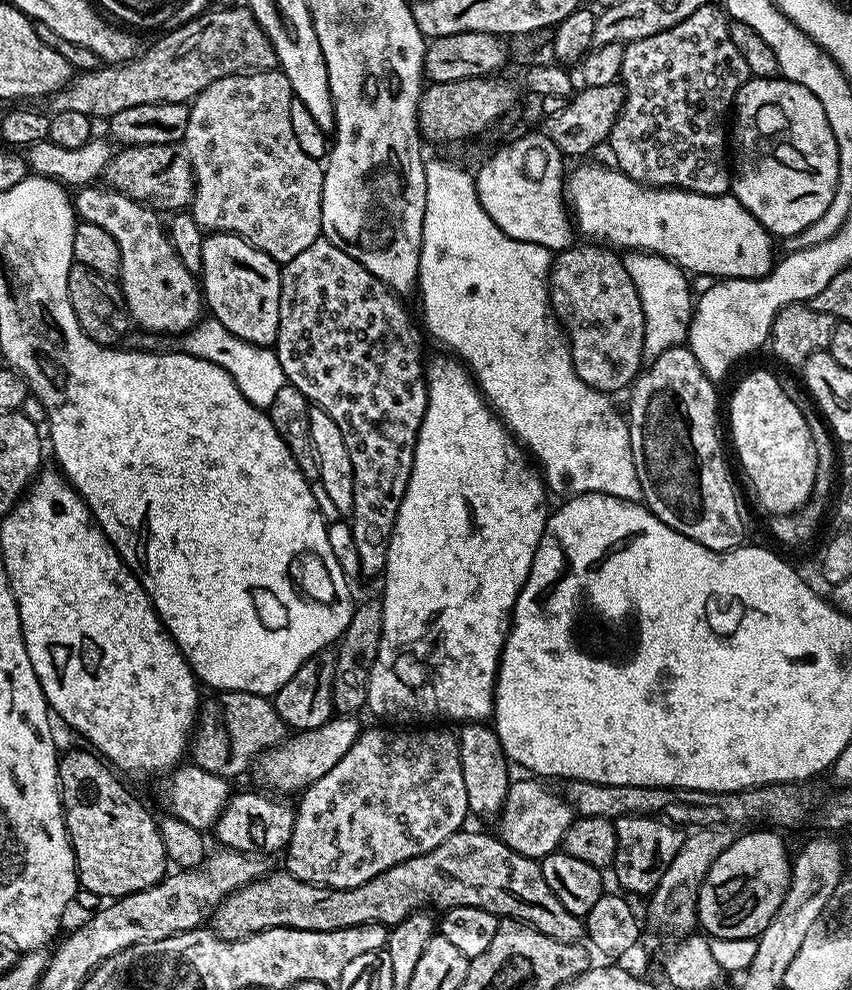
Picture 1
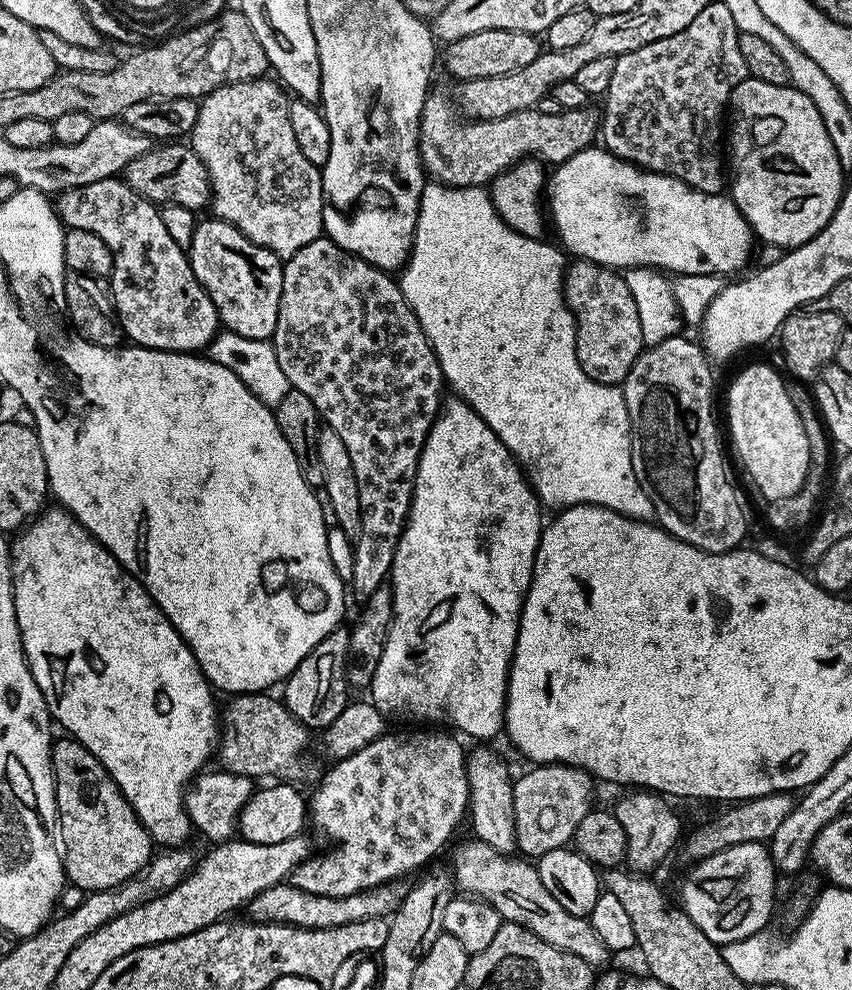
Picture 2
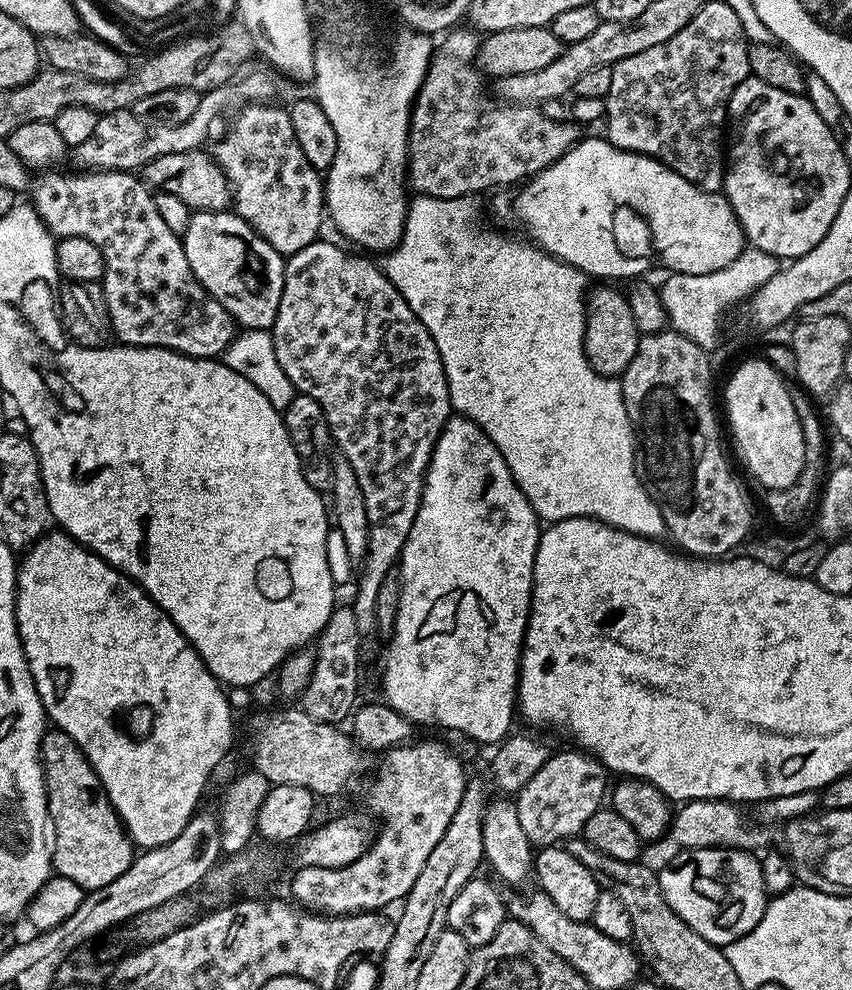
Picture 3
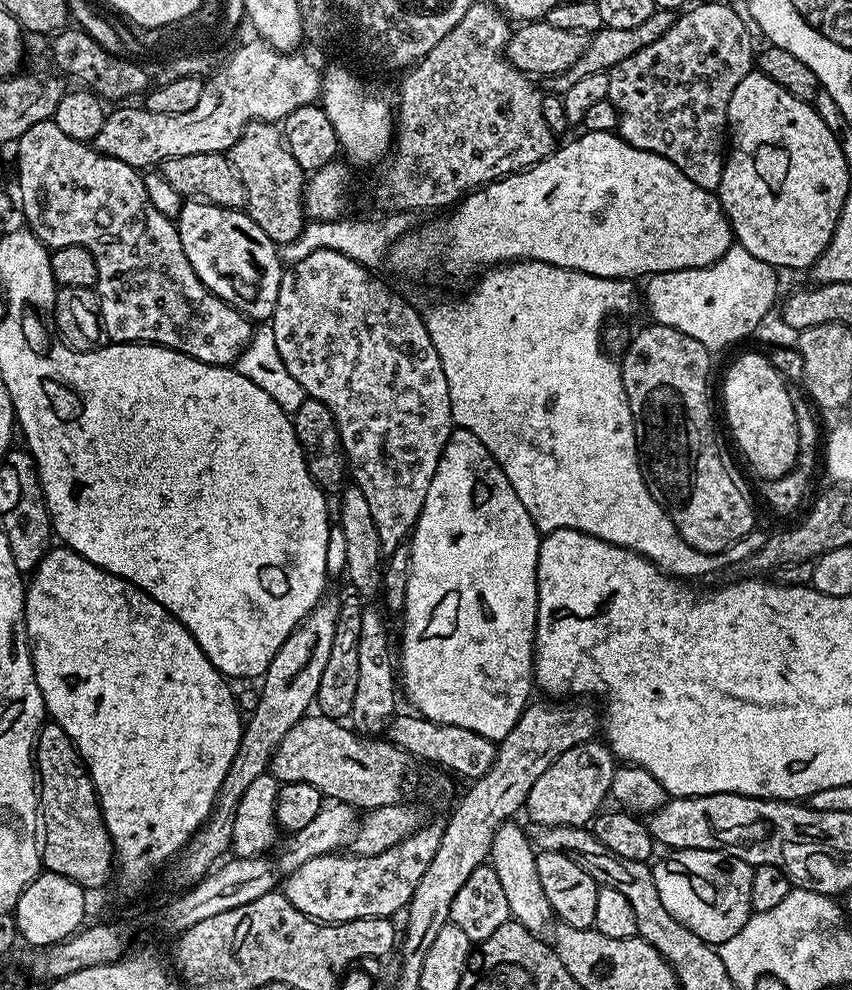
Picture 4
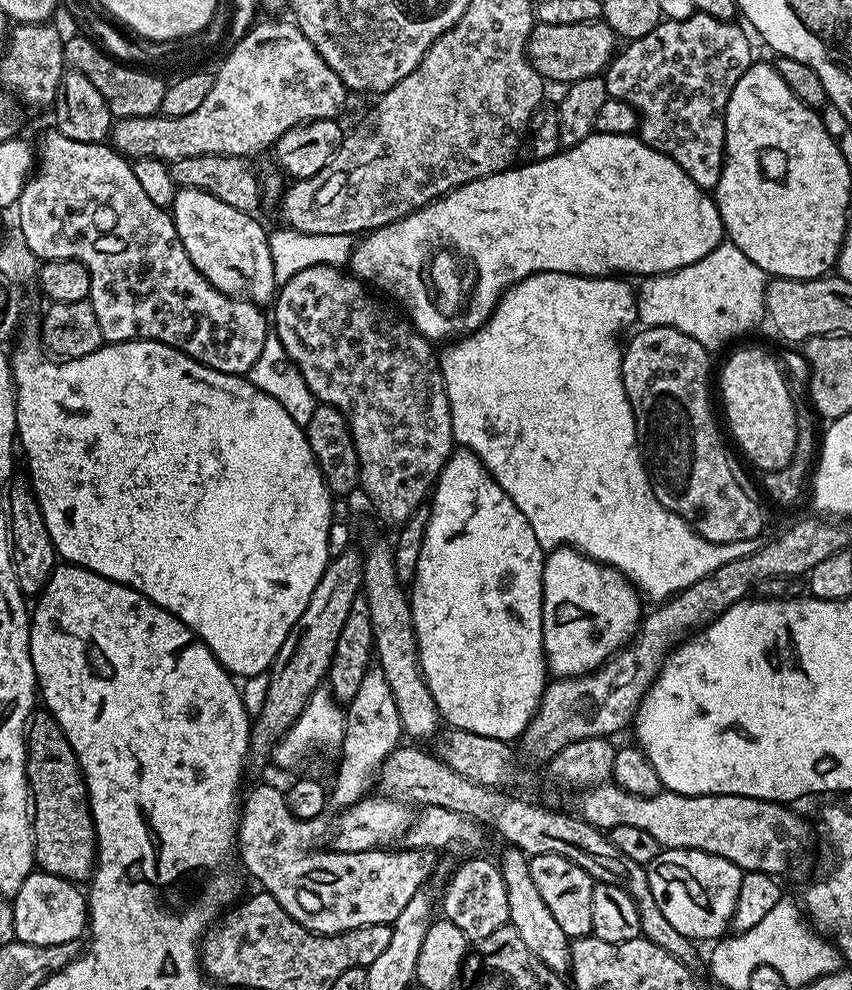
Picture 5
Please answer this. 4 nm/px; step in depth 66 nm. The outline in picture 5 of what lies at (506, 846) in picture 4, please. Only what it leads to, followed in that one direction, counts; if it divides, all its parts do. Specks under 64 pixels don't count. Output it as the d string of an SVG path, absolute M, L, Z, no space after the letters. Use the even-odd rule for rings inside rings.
M513 846L505 847L504 850L504 857L498 860L498 867L506 882L506 902L510 902L508 924L514 930L518 930L522 942L526 942L530 951L546 966L550 966L550 970L561 974L567 973L572 963L570 938L562 930L562 926L558 926L546 902L542 902L542 894L538 894L538 886L534 886L534 878L530 878L529 857Z

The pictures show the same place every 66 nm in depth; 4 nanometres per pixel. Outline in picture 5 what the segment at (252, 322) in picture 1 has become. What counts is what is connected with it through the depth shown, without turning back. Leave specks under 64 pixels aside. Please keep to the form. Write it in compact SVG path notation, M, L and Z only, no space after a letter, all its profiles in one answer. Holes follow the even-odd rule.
M182 188L176 193L170 215L186 254L190 254L190 262L222 294L261 306L273 303L278 283L270 258L269 233L253 213L234 210L234 206L214 198L214 194Z

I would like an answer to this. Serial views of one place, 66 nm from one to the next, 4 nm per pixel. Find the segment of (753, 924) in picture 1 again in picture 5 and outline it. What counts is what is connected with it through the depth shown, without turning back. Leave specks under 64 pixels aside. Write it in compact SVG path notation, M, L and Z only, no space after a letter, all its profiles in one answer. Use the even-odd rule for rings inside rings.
M666 848L650 861L646 869L650 891L663 917L688 940L716 942L729 931L744 877L744 872L734 862L689 848Z

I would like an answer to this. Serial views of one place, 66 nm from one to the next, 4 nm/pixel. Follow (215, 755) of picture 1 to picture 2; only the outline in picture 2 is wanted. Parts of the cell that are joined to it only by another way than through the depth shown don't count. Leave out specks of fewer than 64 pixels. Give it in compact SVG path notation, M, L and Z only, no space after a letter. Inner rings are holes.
M246 692L243 694L236 694L231 697L232 700L218 716L218 760L222 763L223 771L233 772L234 774L242 774L243 776L250 776L253 778L259 778L259 776L276 776L277 781L280 782L301 782L312 772L312 760L308 757L308 736L310 736L310 730L302 722L298 722L298 718L294 718L294 714L290 714L290 710L284 705L283 699L272 697L272 694L265 694L262 692Z

